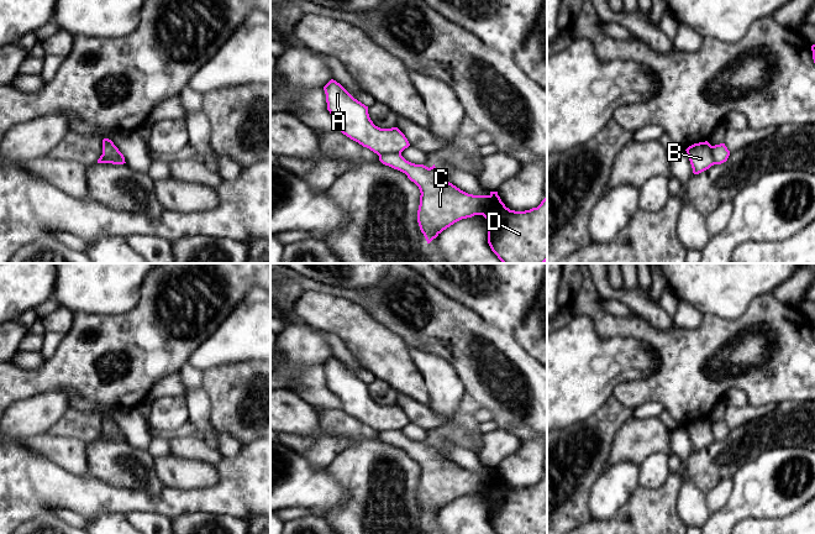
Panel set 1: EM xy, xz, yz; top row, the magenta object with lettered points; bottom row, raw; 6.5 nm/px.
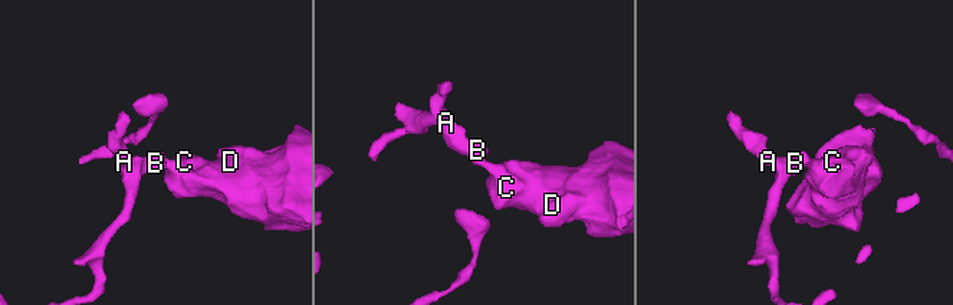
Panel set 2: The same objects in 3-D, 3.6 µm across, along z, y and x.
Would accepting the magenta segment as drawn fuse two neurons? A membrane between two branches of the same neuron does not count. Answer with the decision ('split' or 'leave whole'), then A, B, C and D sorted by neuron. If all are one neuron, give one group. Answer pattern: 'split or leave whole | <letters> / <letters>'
split | A B / C D

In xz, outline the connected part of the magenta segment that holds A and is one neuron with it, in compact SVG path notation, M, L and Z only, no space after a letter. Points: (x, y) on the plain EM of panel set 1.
M331 356L324 363L327 387L341 402L341 409L378 433L401 430L410 423L398 405L380 405L373 400L368 383L354 376L340 360Z

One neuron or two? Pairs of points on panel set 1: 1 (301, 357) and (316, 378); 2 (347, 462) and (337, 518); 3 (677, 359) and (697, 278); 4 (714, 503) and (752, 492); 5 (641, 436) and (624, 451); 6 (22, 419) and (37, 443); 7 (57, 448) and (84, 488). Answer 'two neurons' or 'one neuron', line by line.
1: two neurons
2: one neuron
3: two neurons
4: two neurons
5: one neuron
6: two neurons
7: two neurons

